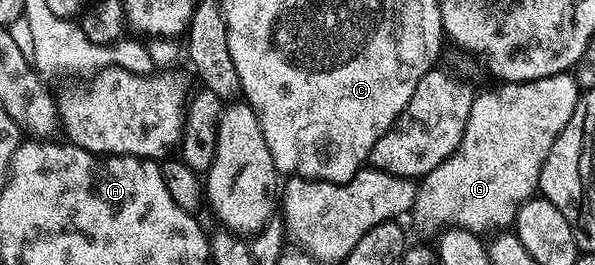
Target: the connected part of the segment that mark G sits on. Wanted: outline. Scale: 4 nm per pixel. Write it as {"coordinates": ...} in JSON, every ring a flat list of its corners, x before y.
{"coordinates":[[568,72,534,81,510,81,496,87,498,89,478,92,474,96,471,115,467,115,467,127,459,147,450,157,443,159,439,167,420,178,411,218,425,233,436,234,446,227,469,229,478,235,485,235,488,229,508,230,516,222,521,204,538,192,543,163,577,106,577,78]]}

